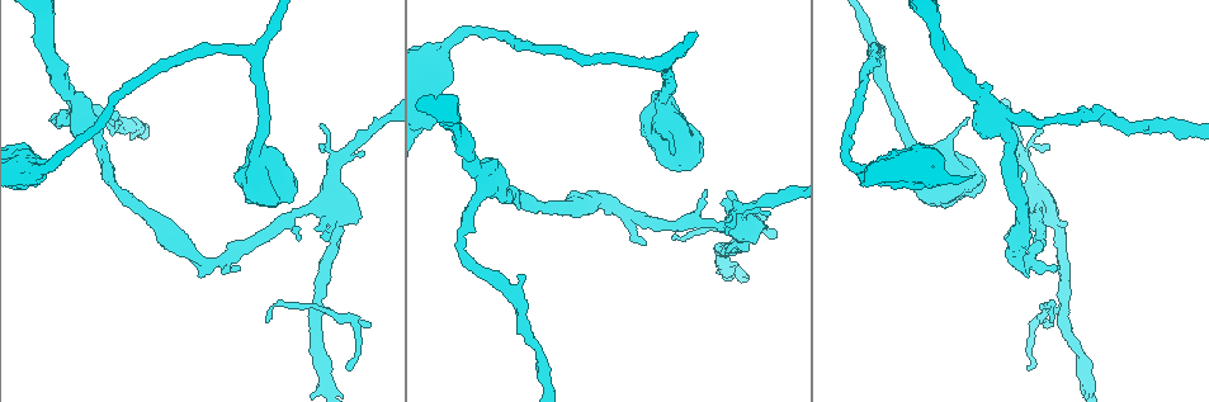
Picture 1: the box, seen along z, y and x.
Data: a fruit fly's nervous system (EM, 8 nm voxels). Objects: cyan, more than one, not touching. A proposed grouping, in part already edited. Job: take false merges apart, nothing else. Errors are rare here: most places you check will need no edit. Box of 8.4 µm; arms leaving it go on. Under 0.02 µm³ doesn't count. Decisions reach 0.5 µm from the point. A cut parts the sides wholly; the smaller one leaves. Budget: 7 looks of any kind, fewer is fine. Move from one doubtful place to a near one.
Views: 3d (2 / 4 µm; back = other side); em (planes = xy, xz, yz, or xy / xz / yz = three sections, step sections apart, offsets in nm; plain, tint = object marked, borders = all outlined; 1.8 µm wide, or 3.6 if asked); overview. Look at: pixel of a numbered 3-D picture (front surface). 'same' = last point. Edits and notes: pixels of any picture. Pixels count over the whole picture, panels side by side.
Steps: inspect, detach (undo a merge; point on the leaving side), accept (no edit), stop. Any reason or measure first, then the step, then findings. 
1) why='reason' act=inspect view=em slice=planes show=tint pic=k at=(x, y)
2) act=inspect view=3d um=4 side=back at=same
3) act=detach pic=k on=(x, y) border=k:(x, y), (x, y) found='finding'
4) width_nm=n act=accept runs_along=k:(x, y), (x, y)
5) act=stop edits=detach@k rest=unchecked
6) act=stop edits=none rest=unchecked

why='two arms in line, one across' act=inspect view=em slice=xz step=16 show=tint pic=1 at=(1063, 305)

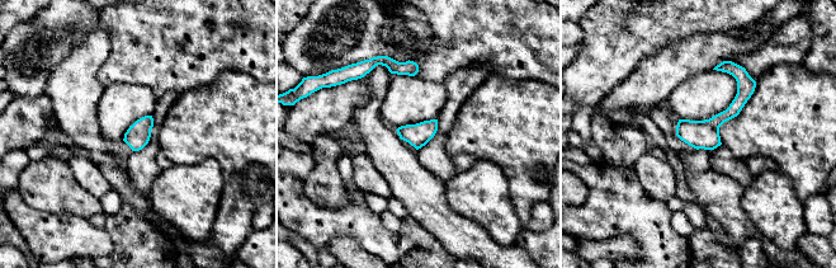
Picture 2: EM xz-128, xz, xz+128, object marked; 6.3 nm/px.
width_nm=150 act=accept runs_along=2:(728, 64), (742, 97), (697, 145) found='continuous, no second neuron'

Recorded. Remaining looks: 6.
why='calibre changes' act=inspect view=3d um=4 pic=1 at=(256, 158)

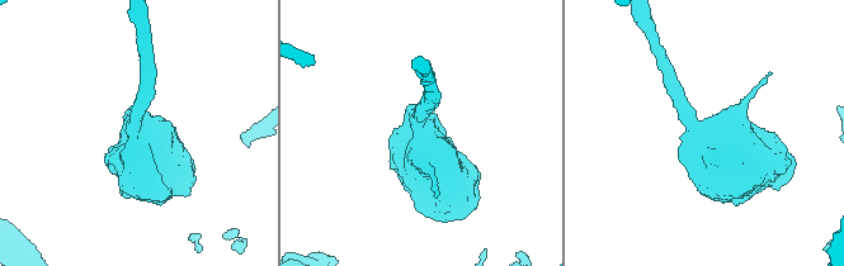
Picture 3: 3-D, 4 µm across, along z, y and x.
act=inspect view=em um=3.6 slice=planes show=tint pic=3 at=(421, 129)

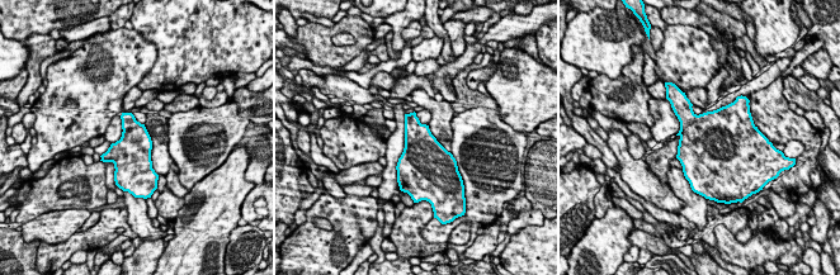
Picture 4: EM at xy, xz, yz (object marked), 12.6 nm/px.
act=accept found='one neuron here'

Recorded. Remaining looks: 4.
why='two arms in line, one across' act=inspect view=em um=3.6 slice=yz step=16 show=tint pic=1 at=(490, 184)

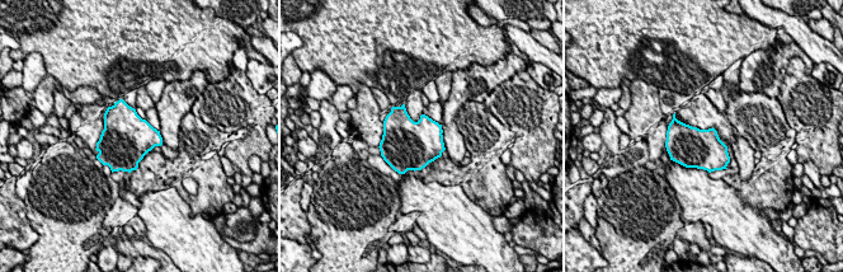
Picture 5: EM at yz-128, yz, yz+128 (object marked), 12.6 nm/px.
why='cut it another way' act=inspect view=em um=3.6 slice=planes show=tint at=same

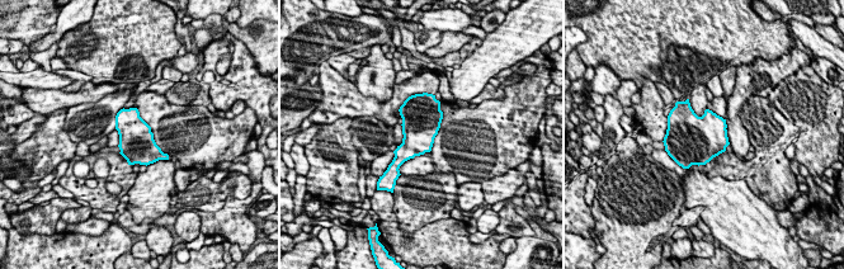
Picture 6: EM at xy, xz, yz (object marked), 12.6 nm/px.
act=accept found='one neuron here'

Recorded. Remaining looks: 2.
act=stop edits=none rest=unchecked

